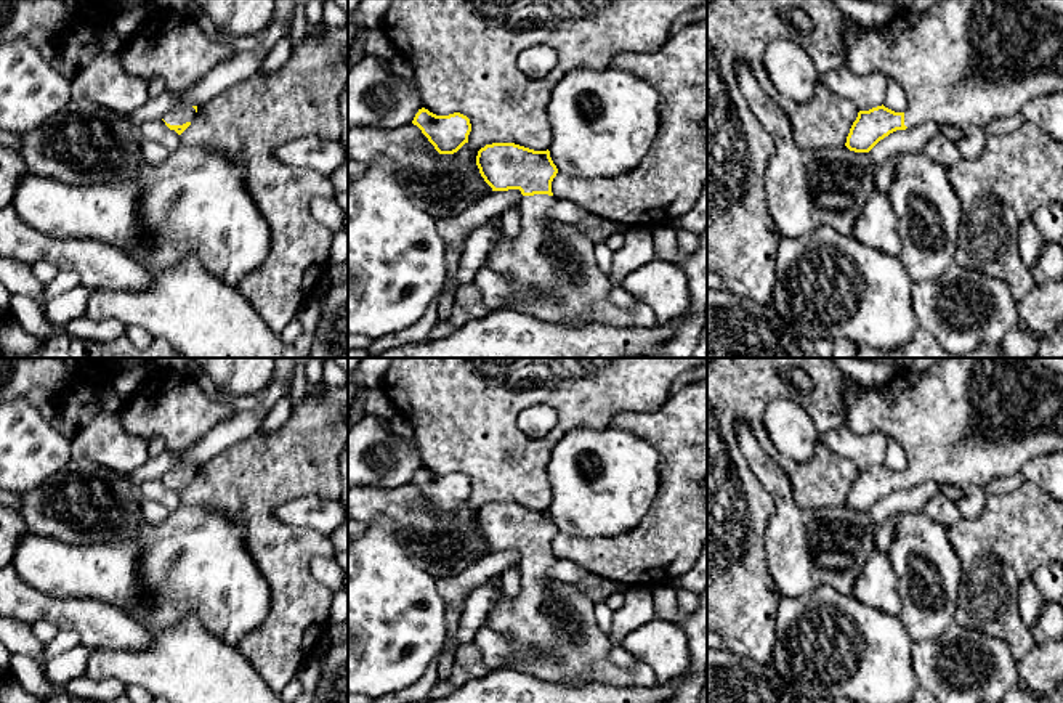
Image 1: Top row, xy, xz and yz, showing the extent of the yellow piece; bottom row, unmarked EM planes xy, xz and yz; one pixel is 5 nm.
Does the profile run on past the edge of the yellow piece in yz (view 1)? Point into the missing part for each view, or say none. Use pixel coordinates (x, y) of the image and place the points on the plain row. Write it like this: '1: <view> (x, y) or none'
1: yz (964, 421)

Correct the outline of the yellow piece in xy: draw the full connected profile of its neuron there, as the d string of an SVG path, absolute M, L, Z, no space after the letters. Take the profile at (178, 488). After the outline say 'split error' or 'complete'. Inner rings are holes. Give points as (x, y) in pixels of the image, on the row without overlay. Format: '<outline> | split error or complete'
M178 465L168 470L162 480L170 490L175 490L178 494L181 494L191 485L196 472L197 465Z | split error

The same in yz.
M944 358L924 371L898 371L880 388L864 387L848 377L843 384L845 425L856 433L880 432L898 441L907 454L904 472L877 465L859 470L845 506L869 512L880 499L896 490L922 482L954 485L962 491L984 488L994 478L1020 472L1029 461L1063 451L1063 376L1034 358Z | split error

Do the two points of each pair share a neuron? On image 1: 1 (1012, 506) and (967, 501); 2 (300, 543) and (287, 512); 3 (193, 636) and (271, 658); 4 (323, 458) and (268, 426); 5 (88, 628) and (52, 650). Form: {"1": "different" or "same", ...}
{"1": "different", "2": "different", "3": "different", "4": "different", "5": "different"}

